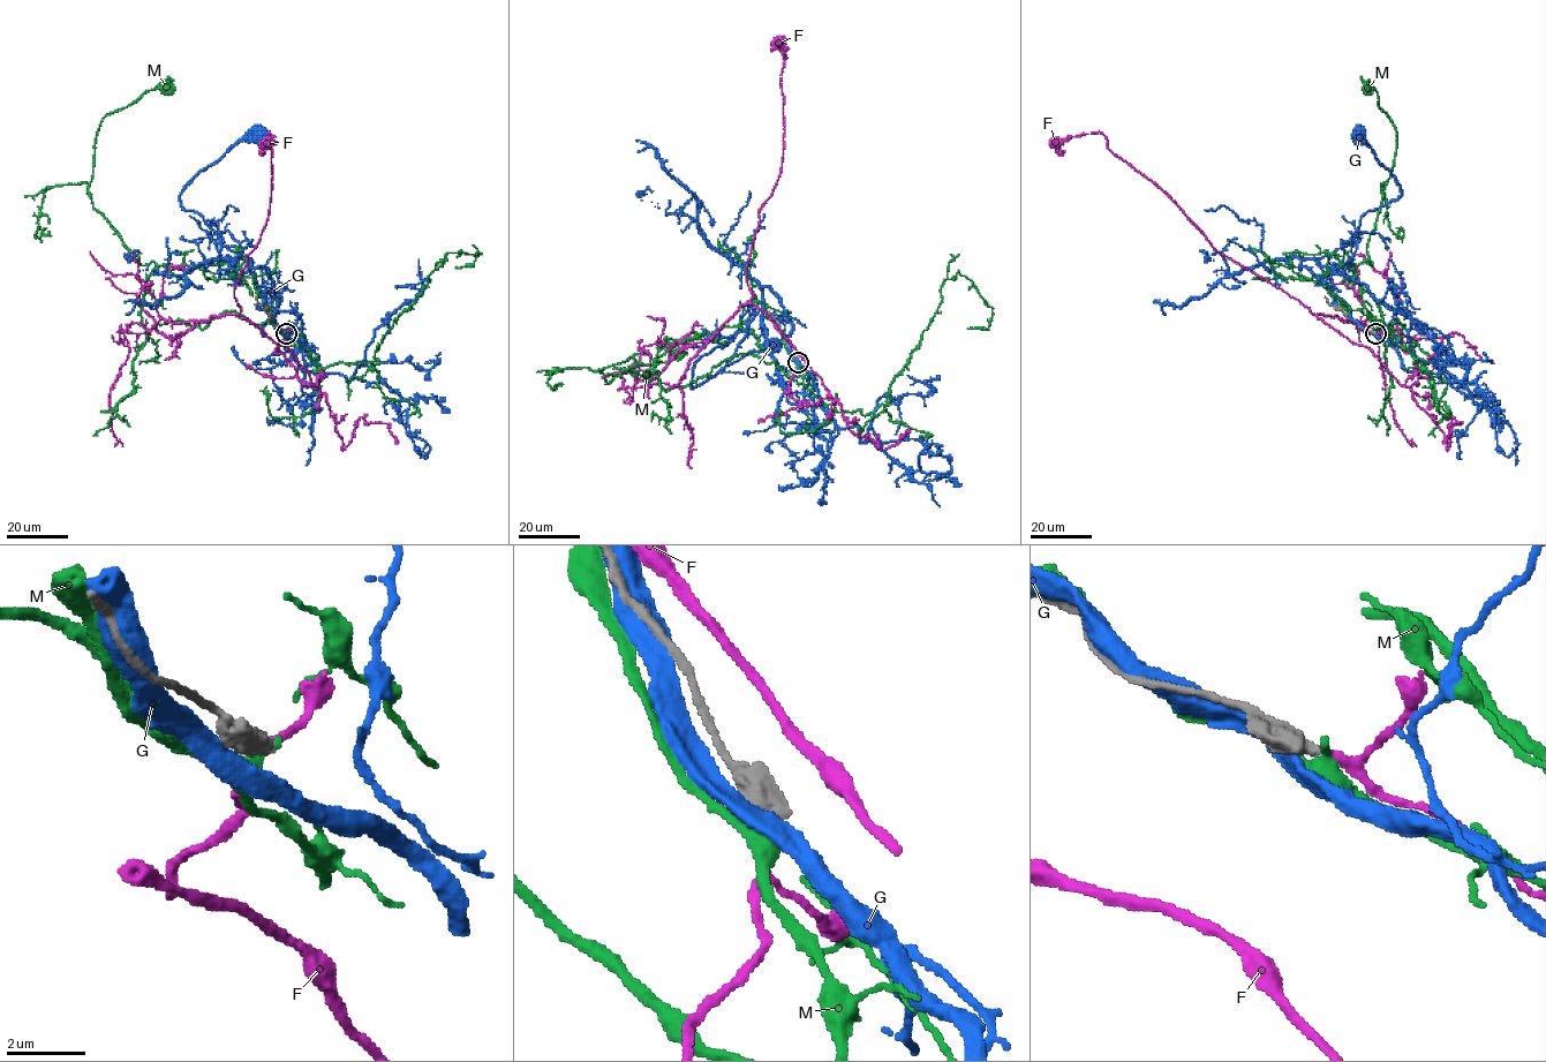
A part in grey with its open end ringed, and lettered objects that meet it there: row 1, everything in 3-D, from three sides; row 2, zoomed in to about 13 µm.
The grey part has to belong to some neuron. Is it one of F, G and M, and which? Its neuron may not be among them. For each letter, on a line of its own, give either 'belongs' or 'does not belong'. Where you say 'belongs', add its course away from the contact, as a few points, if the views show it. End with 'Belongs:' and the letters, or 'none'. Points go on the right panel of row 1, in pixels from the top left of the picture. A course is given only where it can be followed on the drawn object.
F: belongs | via (1377, 333), (1413, 355), (1416, 383), (1402, 386), (1367, 347), (1221, 255), (1101, 133), (1053, 142)
G: does not belong
M: does not belong
Belongs: F

